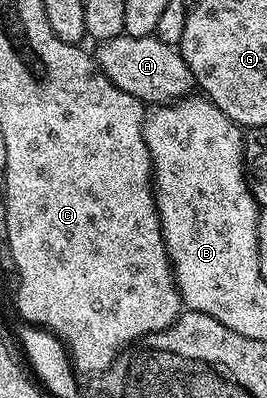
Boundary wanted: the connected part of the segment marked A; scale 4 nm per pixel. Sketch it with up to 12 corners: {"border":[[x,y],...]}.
{"border":[[108,39],[98,66],[122,91],[157,107],[196,82],[172,45]]}

